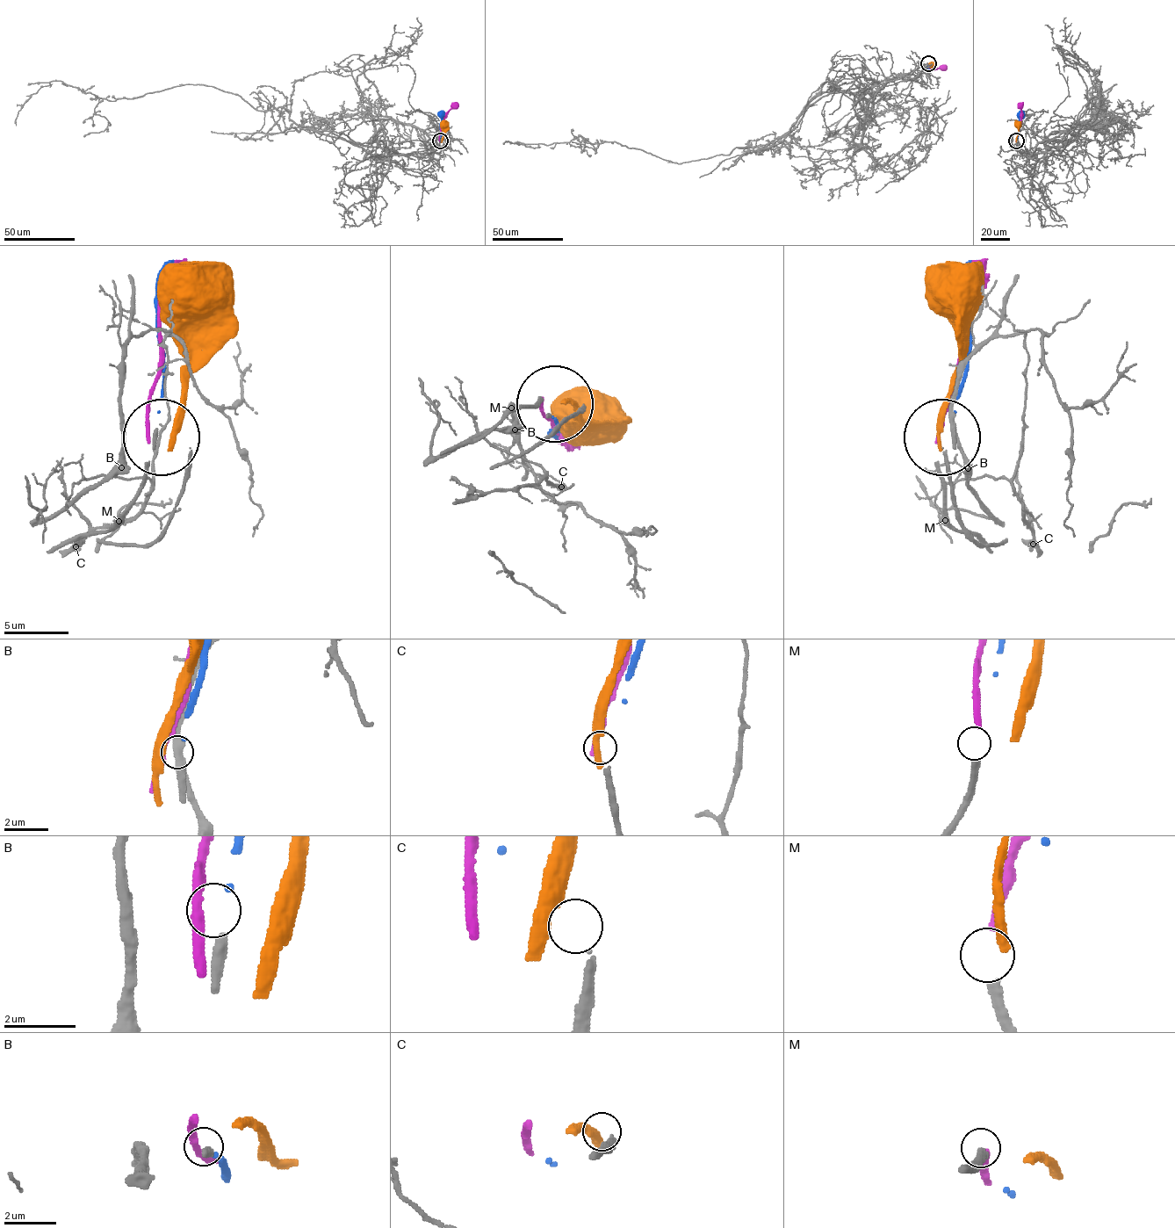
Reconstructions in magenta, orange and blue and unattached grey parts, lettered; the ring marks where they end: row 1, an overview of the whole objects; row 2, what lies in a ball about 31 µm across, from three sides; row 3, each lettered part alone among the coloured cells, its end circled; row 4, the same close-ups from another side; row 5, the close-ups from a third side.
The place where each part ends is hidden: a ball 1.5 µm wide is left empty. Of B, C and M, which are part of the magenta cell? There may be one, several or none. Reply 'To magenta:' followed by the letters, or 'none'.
To magenta: M

